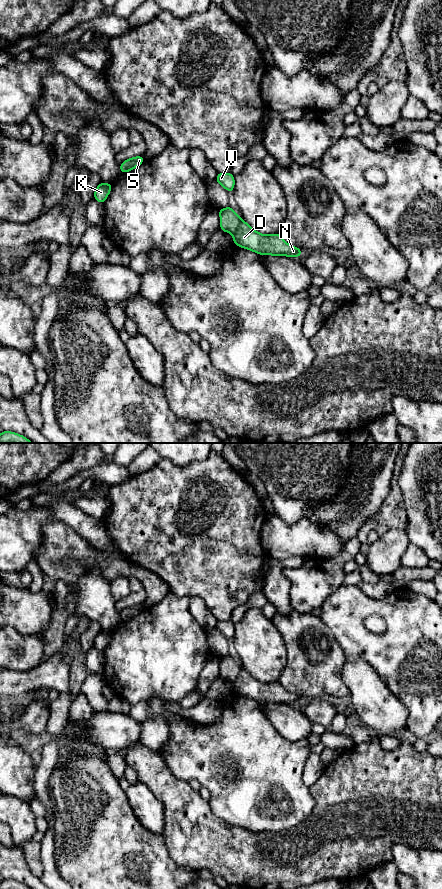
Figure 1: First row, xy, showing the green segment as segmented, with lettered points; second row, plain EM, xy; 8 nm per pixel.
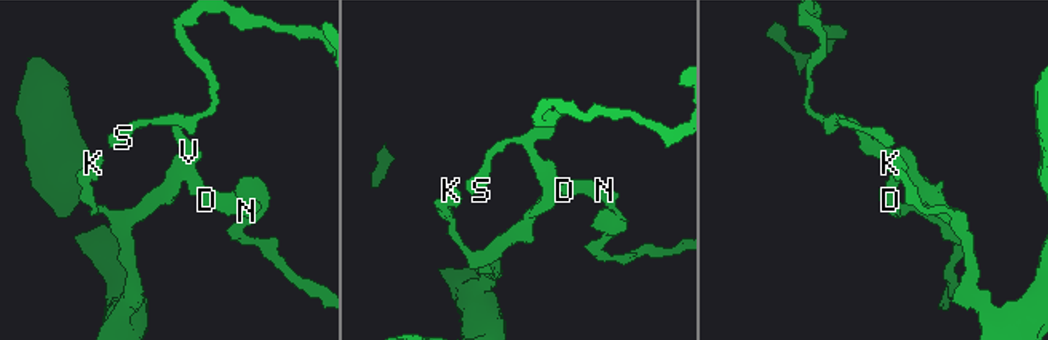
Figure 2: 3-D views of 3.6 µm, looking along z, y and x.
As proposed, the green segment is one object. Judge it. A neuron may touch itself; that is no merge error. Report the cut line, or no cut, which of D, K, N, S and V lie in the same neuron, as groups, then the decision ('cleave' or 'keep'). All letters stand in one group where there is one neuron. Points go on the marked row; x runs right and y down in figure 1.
cut in xy along (241, 219), (241, 222), (232, 234); D N / K S V; cleave

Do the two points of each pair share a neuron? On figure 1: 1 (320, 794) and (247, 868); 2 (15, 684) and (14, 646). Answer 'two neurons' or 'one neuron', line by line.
1: one neuron
2: two neurons

